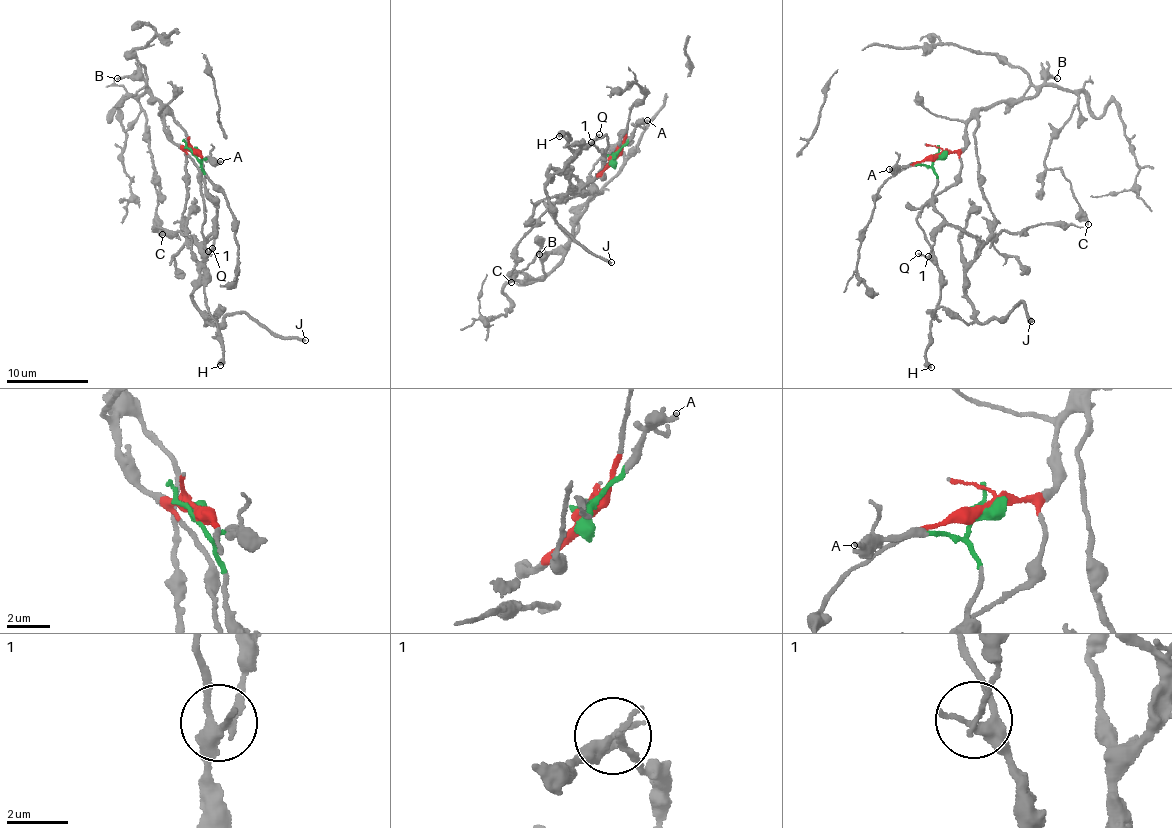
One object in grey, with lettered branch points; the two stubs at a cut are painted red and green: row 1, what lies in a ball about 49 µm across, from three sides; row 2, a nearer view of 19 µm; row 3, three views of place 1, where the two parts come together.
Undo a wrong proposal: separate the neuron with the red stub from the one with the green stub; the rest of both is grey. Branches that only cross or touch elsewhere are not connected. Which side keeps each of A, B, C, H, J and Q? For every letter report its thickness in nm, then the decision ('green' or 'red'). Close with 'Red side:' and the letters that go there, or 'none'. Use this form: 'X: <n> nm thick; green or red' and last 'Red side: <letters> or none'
A: 360 nm thick; green
B: 200 nm thick; red
C: 130 nm thick; red
H: 360 nm thick; red
J: 240 nm thick; green
Q: 150 nm thick; red
Red side: B, C, H, Q

